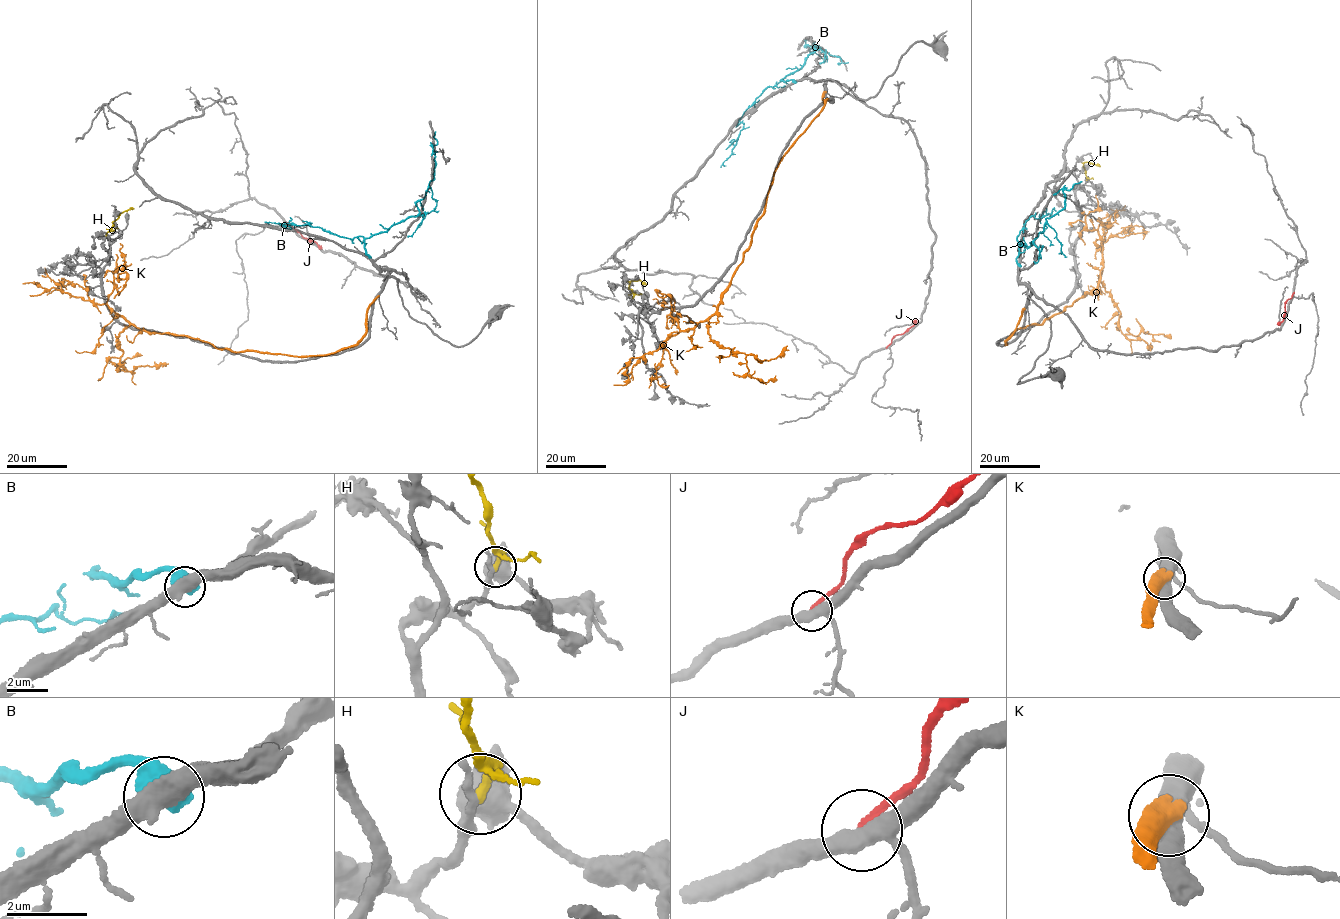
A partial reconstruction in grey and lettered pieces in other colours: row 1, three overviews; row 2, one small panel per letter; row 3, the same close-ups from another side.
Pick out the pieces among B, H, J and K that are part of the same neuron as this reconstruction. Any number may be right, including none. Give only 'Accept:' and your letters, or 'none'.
Accept: none

